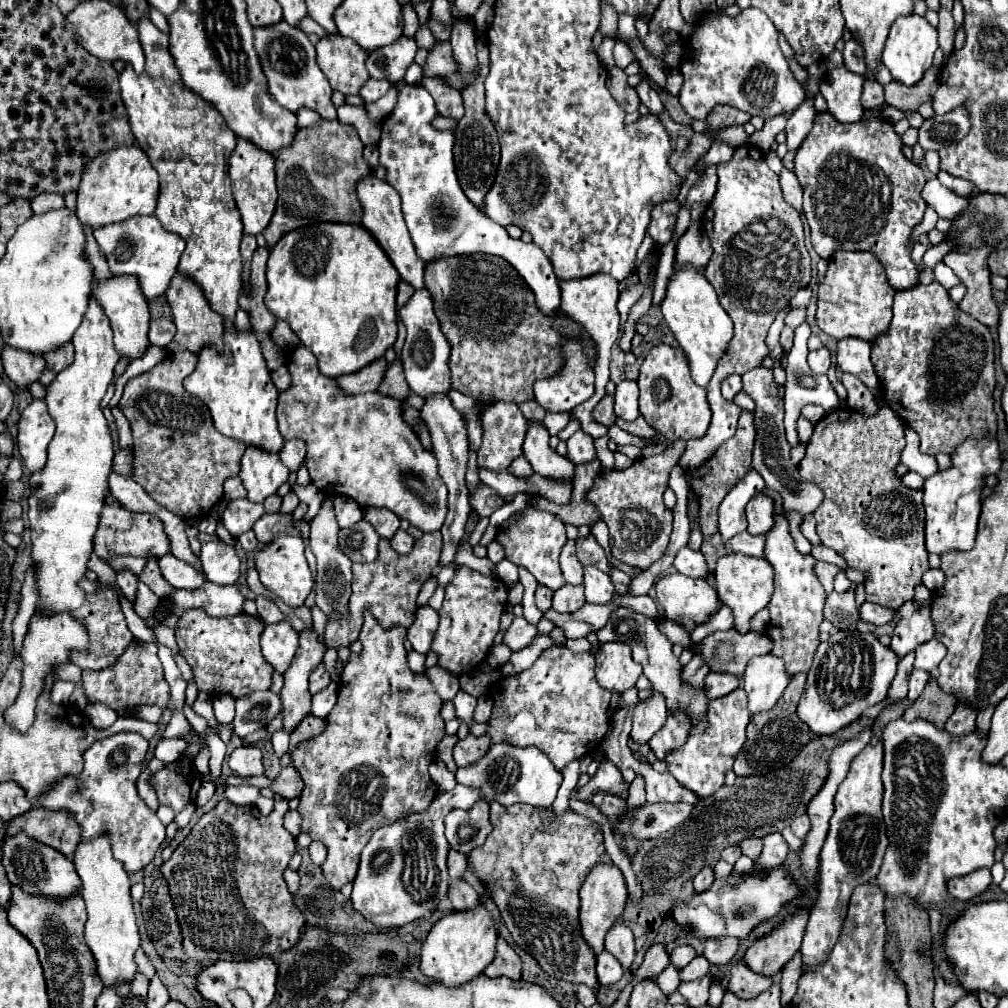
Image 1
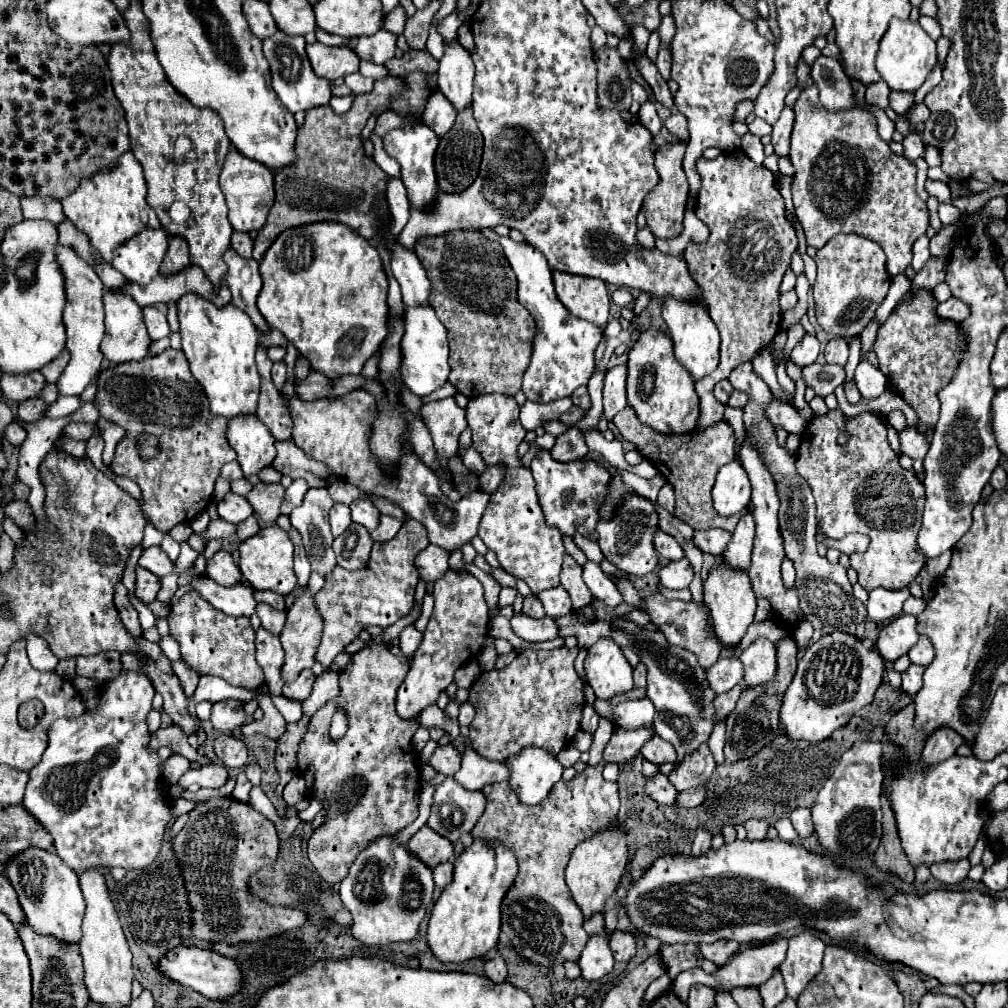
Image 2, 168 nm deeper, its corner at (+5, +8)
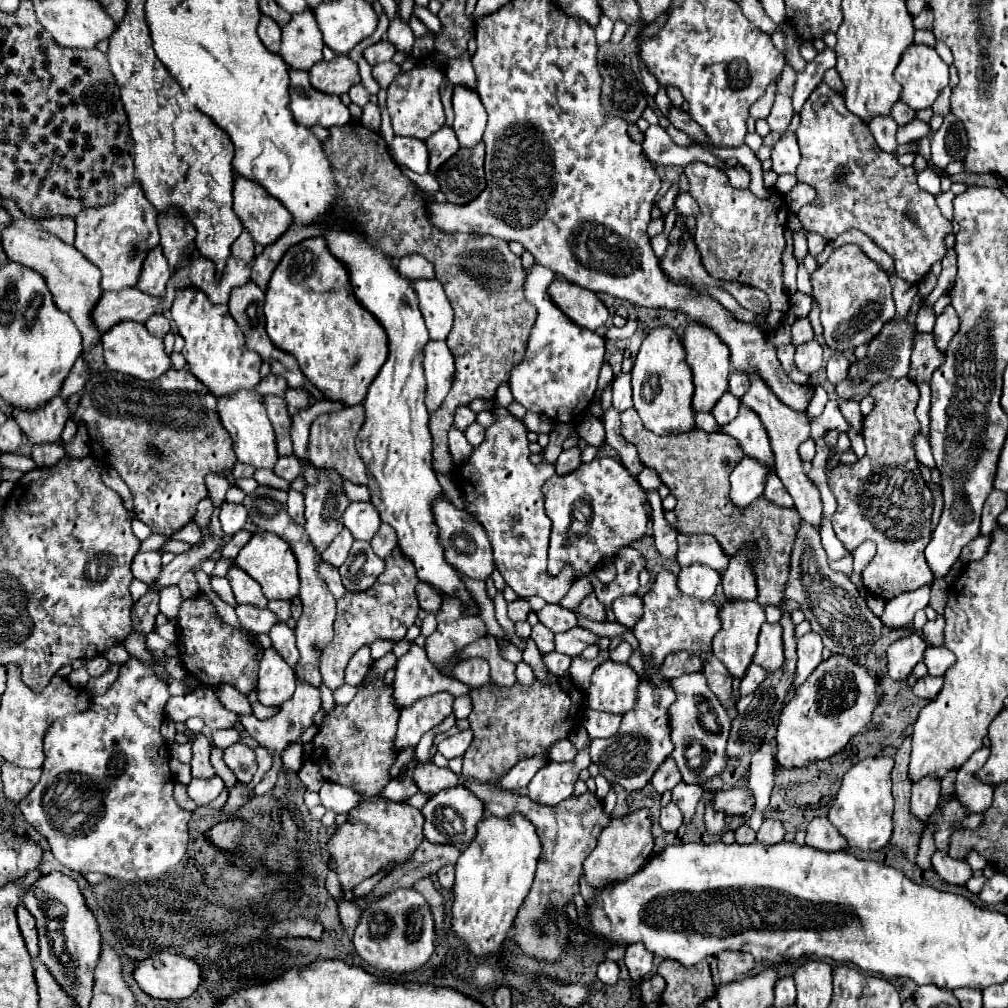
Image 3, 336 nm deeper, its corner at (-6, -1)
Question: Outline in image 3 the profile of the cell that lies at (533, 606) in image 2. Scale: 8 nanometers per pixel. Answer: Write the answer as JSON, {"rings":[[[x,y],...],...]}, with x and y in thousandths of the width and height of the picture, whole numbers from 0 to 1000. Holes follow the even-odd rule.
{"rings":[[[533,619],[529,621],[529,627],[527,627],[527,635],[533,639],[535,647],[537,649],[545,649],[551,645],[551,637],[549,637],[549,627],[545,623],[541,623],[539,619]]]}

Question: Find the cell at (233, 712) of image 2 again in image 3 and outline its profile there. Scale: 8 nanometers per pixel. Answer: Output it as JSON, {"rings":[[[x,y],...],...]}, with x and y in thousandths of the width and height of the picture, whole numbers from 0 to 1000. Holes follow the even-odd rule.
{"rings":[[[197,681],[189,688],[168,692],[164,710],[168,710],[172,716],[184,716],[186,712],[195,710],[203,716],[205,724],[231,722],[237,716],[233,706],[219,700],[209,681]]]}

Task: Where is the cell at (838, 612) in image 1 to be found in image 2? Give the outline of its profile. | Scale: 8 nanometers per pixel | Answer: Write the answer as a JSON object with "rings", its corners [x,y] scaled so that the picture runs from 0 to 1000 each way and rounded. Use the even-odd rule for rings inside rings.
{"rings":[[[746,360],[732,362],[722,378],[728,386],[734,386],[742,390],[742,400],[738,404],[738,422],[740,430],[746,436],[746,441],[750,441],[750,447],[756,451],[758,461],[766,469],[770,477],[770,487],[774,493],[774,529],[778,533],[778,545],[780,553],[788,557],[790,563],[790,582],[794,590],[794,602],[800,610],[800,614],[808,620],[808,624],[813,624],[817,628],[837,626],[837,628],[849,628],[849,622],[859,614],[859,602],[845,590],[845,580],[841,576],[839,564],[833,559],[821,559],[819,553],[813,553],[810,547],[810,499],[806,485],[802,483],[800,475],[796,475],[788,463],[788,451],[774,443],[768,422],[760,414],[760,406],[768,398],[768,392],[764,384],[748,370]]]}

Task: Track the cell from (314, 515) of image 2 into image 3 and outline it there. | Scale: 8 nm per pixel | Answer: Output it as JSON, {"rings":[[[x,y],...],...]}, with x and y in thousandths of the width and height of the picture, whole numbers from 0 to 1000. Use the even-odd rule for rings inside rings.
{"rings":[[[324,466],[320,470],[322,476],[314,476],[314,480],[305,480],[301,484],[303,494],[303,526],[314,544],[314,548],[320,548],[330,534],[340,526],[338,512],[342,504],[346,502],[346,496],[336,480],[328,478],[340,478],[340,474],[332,466]]]}

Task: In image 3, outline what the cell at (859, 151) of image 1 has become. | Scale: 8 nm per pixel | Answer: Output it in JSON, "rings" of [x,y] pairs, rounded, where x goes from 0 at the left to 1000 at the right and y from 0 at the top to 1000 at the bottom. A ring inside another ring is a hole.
{"rings":[[[814,81],[809,91],[801,97],[795,109],[795,123],[789,129],[789,137],[795,147],[795,161],[791,165],[793,181],[801,181],[811,188],[811,196],[791,210],[795,224],[801,230],[814,232],[820,240],[828,238],[832,232],[848,226],[860,232],[874,248],[878,248],[888,258],[890,274],[902,282],[912,282],[924,264],[938,254],[938,236],[943,230],[943,220],[932,210],[928,196],[910,185],[910,171],[906,165],[894,165],[888,153],[880,153],[870,147],[860,123],[840,109],[836,95],[832,95],[824,85]]]}

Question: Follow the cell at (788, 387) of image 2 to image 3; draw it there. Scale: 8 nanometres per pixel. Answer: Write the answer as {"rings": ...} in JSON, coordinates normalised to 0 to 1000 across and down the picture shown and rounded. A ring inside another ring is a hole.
{"rings":[[[799,313],[799,315],[791,315],[791,319],[785,323],[785,327],[787,327],[787,337],[785,337],[785,339],[787,339],[789,343],[793,343],[793,341],[803,339],[803,337],[809,335],[807,323],[805,323],[805,319],[803,319],[801,313]]]}

